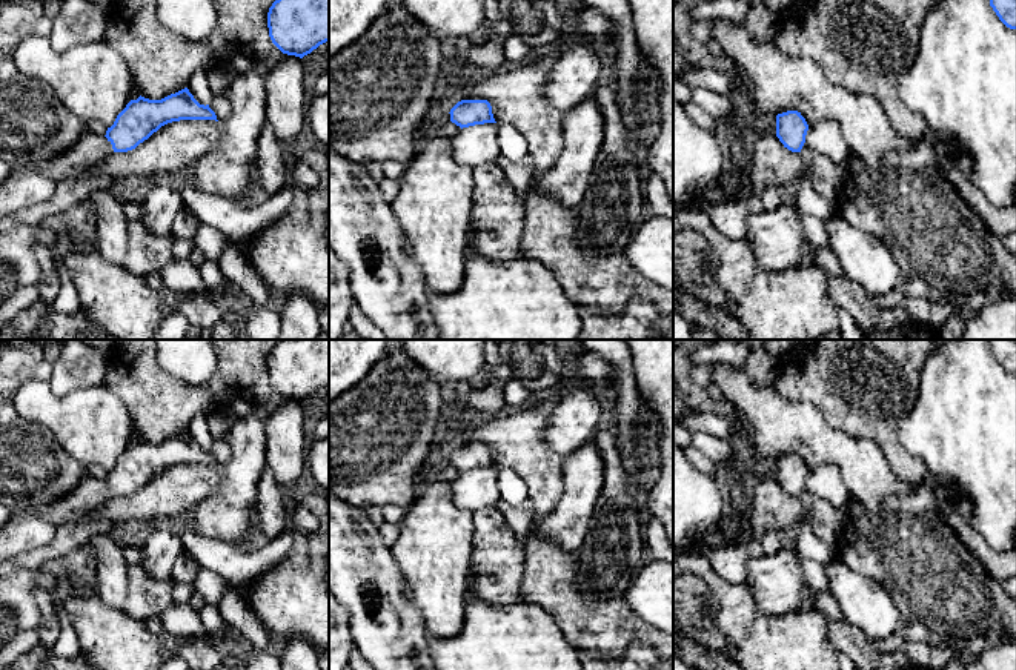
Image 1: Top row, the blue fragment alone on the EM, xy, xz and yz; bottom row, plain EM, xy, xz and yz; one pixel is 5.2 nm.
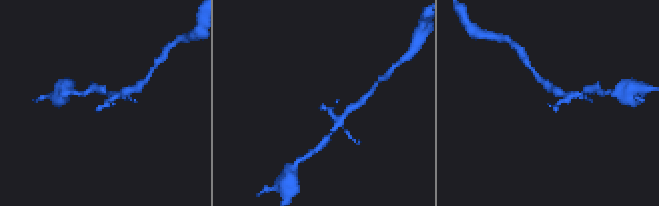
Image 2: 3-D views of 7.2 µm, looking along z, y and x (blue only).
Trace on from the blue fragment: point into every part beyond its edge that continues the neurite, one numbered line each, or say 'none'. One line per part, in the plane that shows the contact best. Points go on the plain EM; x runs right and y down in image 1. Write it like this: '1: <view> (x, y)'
1: xy (89, 494)

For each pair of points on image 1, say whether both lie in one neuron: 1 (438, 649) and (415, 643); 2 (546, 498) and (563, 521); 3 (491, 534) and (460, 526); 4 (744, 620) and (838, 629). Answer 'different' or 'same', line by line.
1: different
2: different
3: different
4: different

